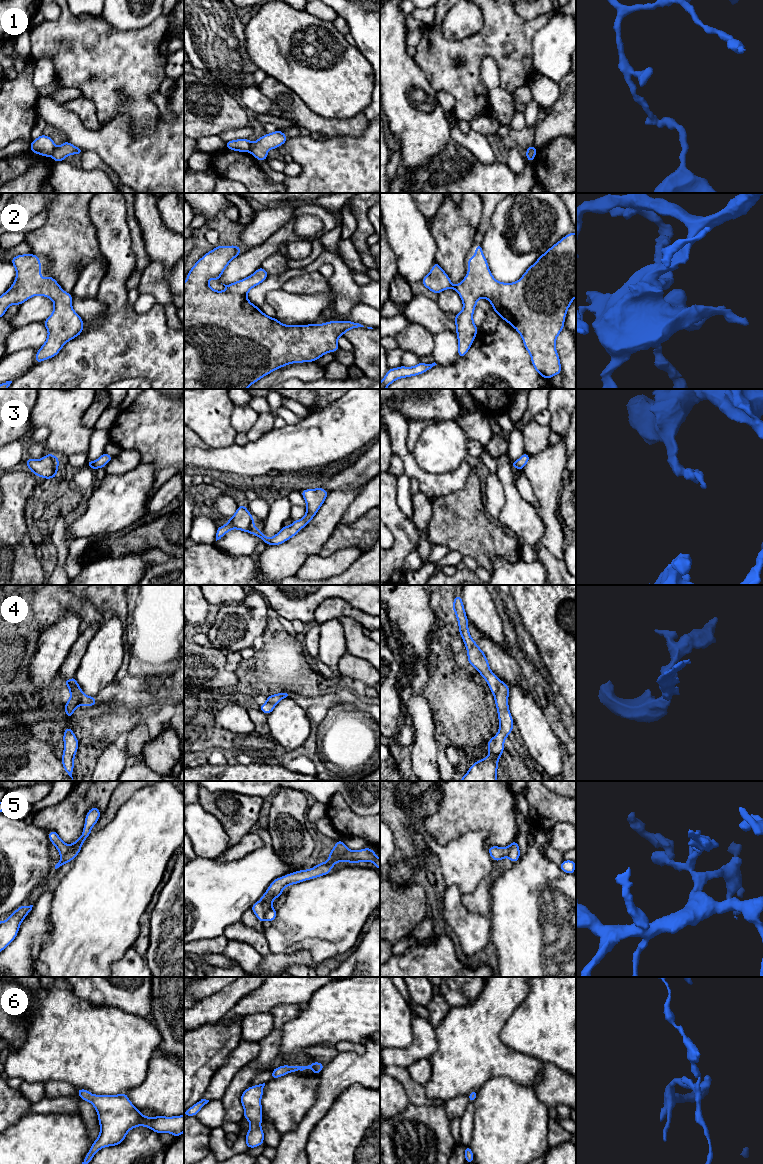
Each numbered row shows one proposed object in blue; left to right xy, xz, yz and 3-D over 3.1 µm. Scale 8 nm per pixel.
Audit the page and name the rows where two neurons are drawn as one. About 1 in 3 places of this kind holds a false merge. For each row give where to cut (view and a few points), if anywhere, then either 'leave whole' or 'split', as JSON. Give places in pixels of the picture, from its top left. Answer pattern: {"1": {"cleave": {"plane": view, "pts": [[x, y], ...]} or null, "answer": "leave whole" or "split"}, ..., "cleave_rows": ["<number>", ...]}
{"1": {"cleave": {"plane": "xy", "pts": [[56, 147], [51, 155]]}, "answer": "split"}, "2": {"cleave": null, "answer": "leave whole"}, "3": {"cleave": null, "answer": "leave whole"}, "4": {"cleave": null, "answer": "leave whole"}, "5": {"cleave": {"plane": "xy", "pts": [[70, 845], [70, 849], [61, 858]]}, "answer": "split"}, "6": {"cleave": null, "answer": "leave whole"}, "cleave_rows": ["1", "5"]}

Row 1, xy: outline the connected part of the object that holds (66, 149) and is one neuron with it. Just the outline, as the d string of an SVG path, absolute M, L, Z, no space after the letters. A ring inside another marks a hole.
M65 141L62 145L55 148L52 154L52 158L54 159L54 162L60 162L63 161L67 156L73 155L73 154L83 154L84 151L74 145L72 145L70 142Z

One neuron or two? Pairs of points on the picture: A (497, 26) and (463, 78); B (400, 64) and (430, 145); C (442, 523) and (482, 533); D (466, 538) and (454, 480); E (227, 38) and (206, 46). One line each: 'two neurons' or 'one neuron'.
A: one neuron
B: one neuron
C: one neuron
D: two neurons
E: one neuron

